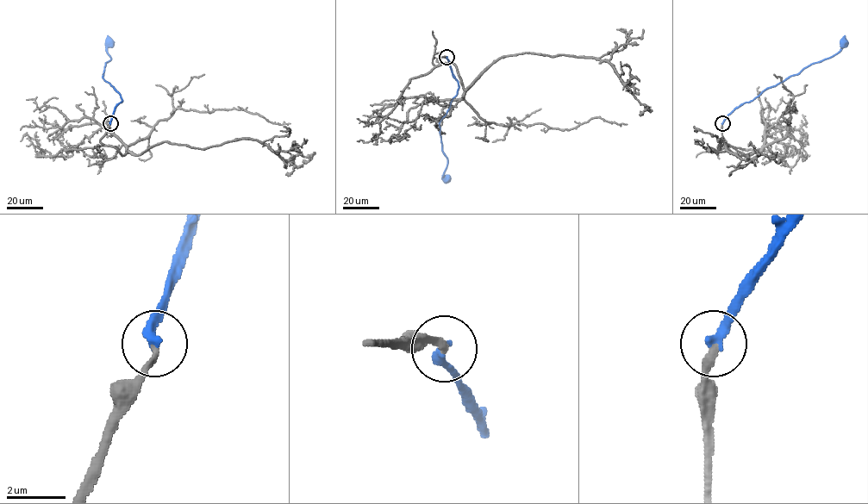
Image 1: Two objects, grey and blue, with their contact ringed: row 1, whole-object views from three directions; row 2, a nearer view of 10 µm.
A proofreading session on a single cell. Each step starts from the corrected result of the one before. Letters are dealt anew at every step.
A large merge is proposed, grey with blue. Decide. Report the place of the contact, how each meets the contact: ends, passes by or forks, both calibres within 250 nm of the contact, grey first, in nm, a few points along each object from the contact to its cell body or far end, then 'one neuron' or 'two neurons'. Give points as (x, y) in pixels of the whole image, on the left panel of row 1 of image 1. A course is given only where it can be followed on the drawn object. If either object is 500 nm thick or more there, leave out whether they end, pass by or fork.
at (110, 123); grey ends there; blue ends there; 200 nm thick on the grey side, 340 nm on the other; grey runs (109, 123), (100, 141), (122, 155), (165, 141), (205, 148), (256, 139), (282, 159), (309, 157), (302, 160); blue runs (109, 123), (114, 109), (122, 101), (103, 77), (105, 63), (111, 58), (107, 51), (109, 43); one neuron

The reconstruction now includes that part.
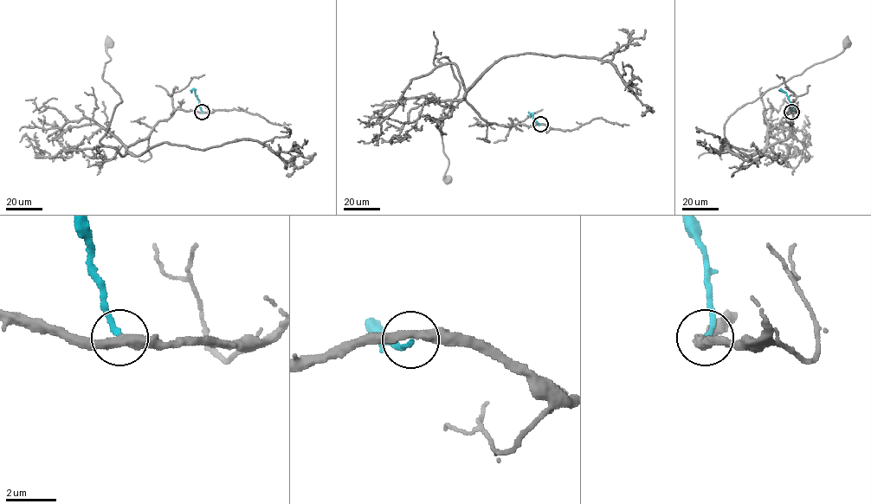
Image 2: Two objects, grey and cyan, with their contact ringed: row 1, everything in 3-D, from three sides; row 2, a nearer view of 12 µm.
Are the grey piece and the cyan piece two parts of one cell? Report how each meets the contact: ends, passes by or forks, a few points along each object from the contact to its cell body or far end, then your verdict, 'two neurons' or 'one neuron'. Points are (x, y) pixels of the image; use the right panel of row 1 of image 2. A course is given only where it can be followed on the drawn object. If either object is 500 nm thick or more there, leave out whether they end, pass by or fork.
grey passes by | cyan ends | grey via (790, 112), (784, 140), (747, 156), (731, 150), (724, 136), (731, 115), (833, 58), (846, 43) | cyan via (791, 112), (789, 98), (784, 93) | two neurons

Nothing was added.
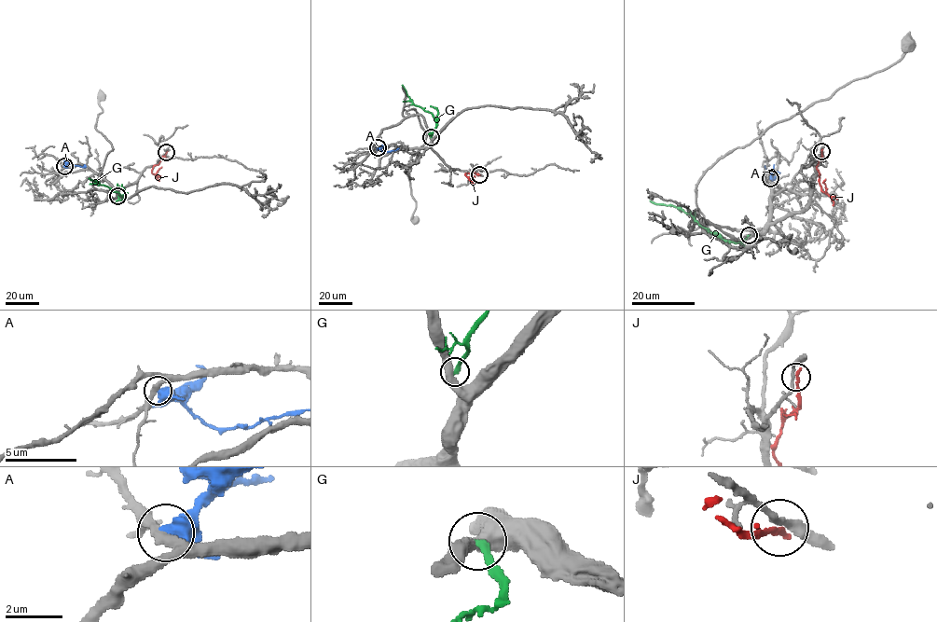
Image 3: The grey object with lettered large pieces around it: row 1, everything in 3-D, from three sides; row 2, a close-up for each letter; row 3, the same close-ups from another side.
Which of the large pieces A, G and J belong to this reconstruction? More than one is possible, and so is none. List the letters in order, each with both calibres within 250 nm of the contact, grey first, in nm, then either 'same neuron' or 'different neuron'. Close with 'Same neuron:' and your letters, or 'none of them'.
A: 320 nm thick on the grey side, 650 nm on the other; different neuron
G: 440 nm thick on the grey side, 280 nm on the other; different neuron
J: 220 nm thick on the grey side, 200 nm on the other; different neuron
Same neuron: none of them

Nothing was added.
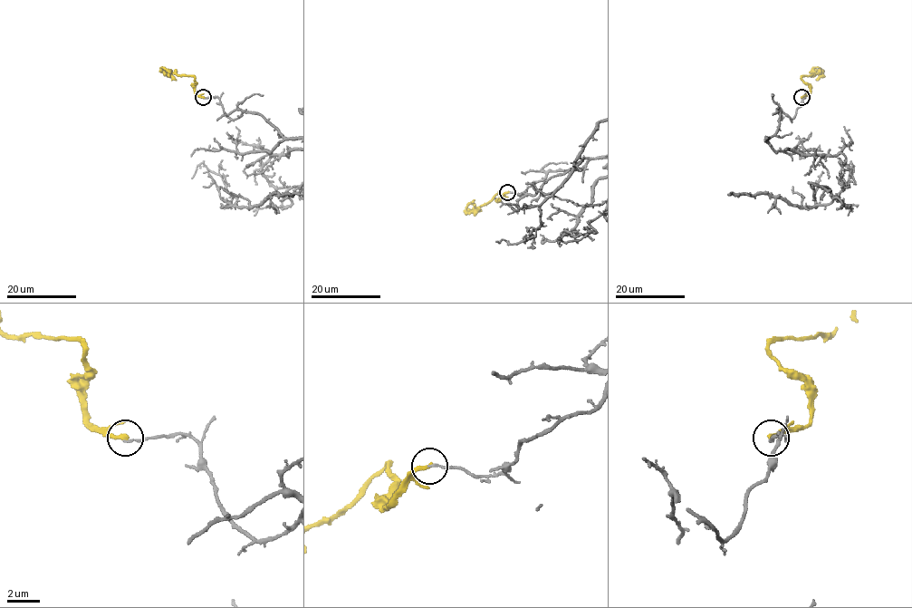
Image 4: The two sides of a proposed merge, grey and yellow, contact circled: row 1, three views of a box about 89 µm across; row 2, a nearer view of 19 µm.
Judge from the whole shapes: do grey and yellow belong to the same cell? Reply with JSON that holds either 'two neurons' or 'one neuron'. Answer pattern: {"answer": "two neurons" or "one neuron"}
{"answer": "two neurons"}

